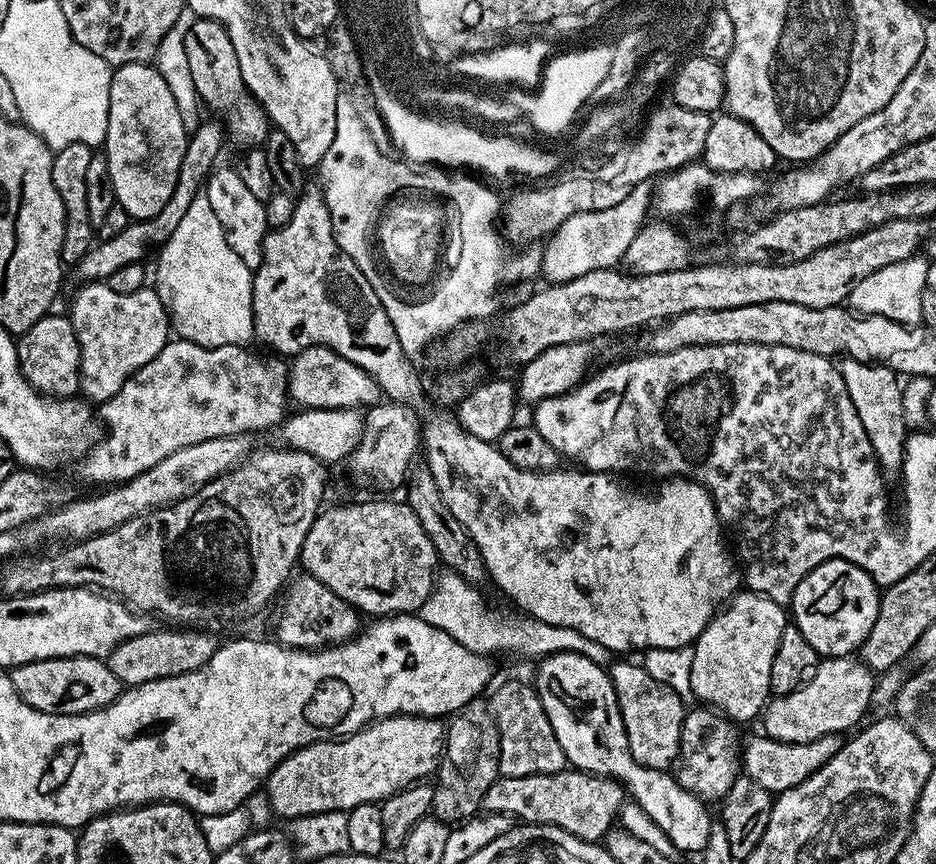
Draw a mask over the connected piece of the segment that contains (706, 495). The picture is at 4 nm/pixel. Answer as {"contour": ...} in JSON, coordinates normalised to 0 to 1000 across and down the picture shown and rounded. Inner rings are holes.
{"contour":[[[470,475],[474,477],[466,477],[463,479],[458,486],[454,485],[451,491],[451,523],[454,523],[457,529],[455,529],[455,536],[464,549],[464,558],[468,558],[468,567],[472,567],[472,576],[476,581],[476,586],[481,586],[481,590],[485,595],[485,600],[489,600],[489,604],[494,604],[494,609],[498,609],[498,613],[502,618],[504,626],[511,632],[511,637],[515,641],[517,647],[517,655],[520,666],[526,667],[526,671],[552,699],[554,707],[557,709],[563,711],[565,714],[578,718],[579,720],[587,721],[588,725],[598,725],[608,726],[610,729],[618,729],[618,733],[626,735],[627,738],[632,738],[637,743],[641,743],[643,748],[650,749],[657,757],[675,757],[678,750],[684,750],[683,752],[691,752],[699,749],[733,749],[738,747],[747,735],[754,729],[754,725],[760,718],[765,713],[771,704],[775,703],[786,690],[788,682],[793,676],[793,662],[788,656],[787,649],[784,647],[782,649],[782,644],[778,640],[778,634],[774,631],[774,620],[769,617],[769,611],[771,612],[771,603],[769,601],[769,595],[765,590],[765,580],[762,579],[760,569],[752,564],[751,560],[744,559],[743,556],[737,556],[734,553],[718,553],[713,558],[705,558],[698,569],[678,569],[675,565],[670,565],[667,560],[661,560],[659,552],[657,550],[647,546],[630,546],[627,544],[621,544],[615,539],[598,539],[594,542],[593,545],[584,546],[567,546],[566,544],[554,543],[553,539],[549,539],[548,535],[543,535],[541,530],[536,528],[533,523],[531,515],[529,513],[521,513],[516,510],[515,507],[509,507],[506,502],[500,501],[496,495],[491,494],[490,487],[487,485],[486,480],[479,475]]]}

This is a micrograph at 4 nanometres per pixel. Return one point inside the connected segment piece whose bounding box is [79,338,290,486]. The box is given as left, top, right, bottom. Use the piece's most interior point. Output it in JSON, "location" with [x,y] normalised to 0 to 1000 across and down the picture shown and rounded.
{"location":[202,456]}

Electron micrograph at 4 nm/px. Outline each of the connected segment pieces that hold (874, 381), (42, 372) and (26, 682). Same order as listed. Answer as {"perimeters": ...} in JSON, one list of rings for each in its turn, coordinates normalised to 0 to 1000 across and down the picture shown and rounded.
{"perimeters":[[[[902,414],[896,418],[895,425],[900,442],[904,442],[904,456],[917,479],[917,488],[921,488],[921,498],[925,498],[925,507],[929,507],[929,516],[941,546],[949,553],[960,552],[968,536],[972,503],[964,470],[966,450],[963,436],[952,431],[946,421],[926,421]]],[[[52,363],[36,373],[36,377],[17,394],[17,409],[21,432],[40,454],[61,461],[77,461],[85,454],[85,402],[72,365]]],[[[67,759],[41,766],[28,766],[24,771],[12,774],[11,781],[15,789],[15,799],[19,799],[19,808],[24,808],[28,817],[36,817],[36,822],[63,829],[82,829],[89,824],[112,819],[118,813],[127,808],[130,800],[128,787],[122,785],[122,775],[118,775],[114,766],[106,759]]]]}

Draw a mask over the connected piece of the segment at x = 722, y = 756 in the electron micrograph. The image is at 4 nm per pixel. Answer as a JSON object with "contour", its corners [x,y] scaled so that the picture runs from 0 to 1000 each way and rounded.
{"contour":[[[756,817],[745,818],[740,824],[739,821],[732,823],[720,897],[733,916],[752,927],[753,932],[761,933],[761,929],[772,927],[786,899],[792,897],[793,877],[788,869],[793,851],[791,843],[777,829]]]}

